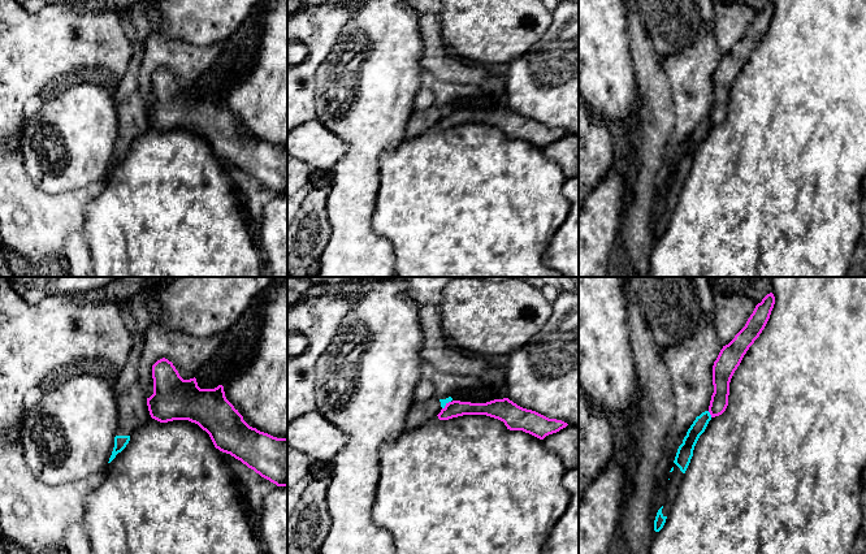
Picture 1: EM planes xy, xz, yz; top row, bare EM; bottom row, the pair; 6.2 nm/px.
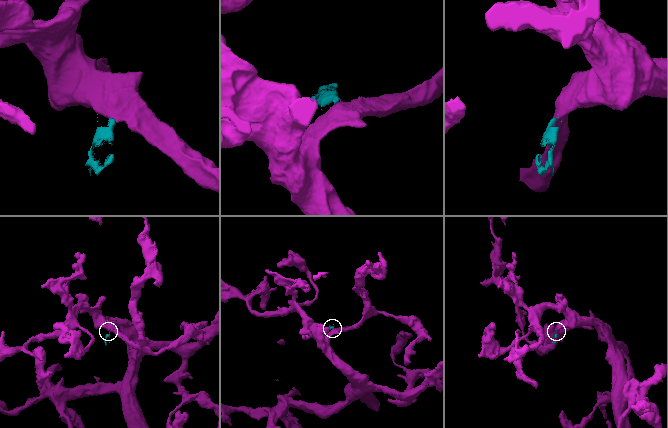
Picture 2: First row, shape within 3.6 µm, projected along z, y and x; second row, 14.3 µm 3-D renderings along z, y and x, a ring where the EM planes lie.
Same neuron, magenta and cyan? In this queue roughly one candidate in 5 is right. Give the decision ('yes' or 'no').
no

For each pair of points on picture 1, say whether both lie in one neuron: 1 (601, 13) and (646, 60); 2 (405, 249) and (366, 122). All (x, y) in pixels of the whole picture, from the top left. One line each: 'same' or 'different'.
1: different
2: different

